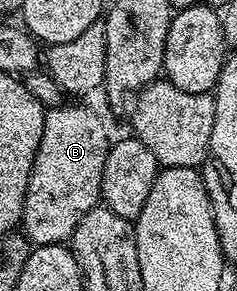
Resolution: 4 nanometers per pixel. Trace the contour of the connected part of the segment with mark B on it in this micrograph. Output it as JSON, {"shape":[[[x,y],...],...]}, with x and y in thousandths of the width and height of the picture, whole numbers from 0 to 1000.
{"shape":[[[262,357],[203,375],[181,395],[173,495],[139,550],[122,632],[97,691],[89,790],[135,849],[245,845],[278,835],[342,770],[342,756],[392,711],[422,704],[426,591],[443,577],[443,536],[460,512],[460,471],[435,419],[367,364]]]}

